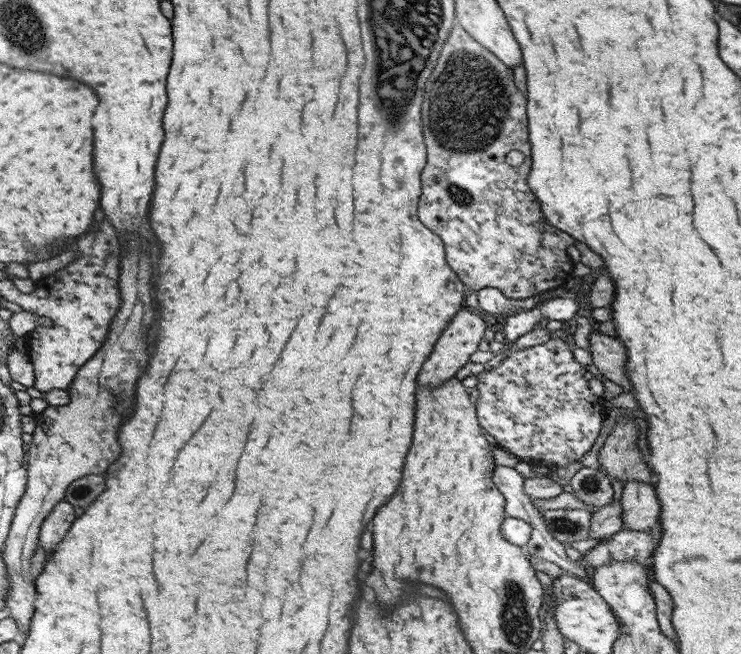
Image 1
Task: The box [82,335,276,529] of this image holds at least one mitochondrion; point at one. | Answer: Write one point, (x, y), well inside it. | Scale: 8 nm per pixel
(116, 403)

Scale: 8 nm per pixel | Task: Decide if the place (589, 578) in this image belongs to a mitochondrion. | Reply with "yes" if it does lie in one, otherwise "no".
no

